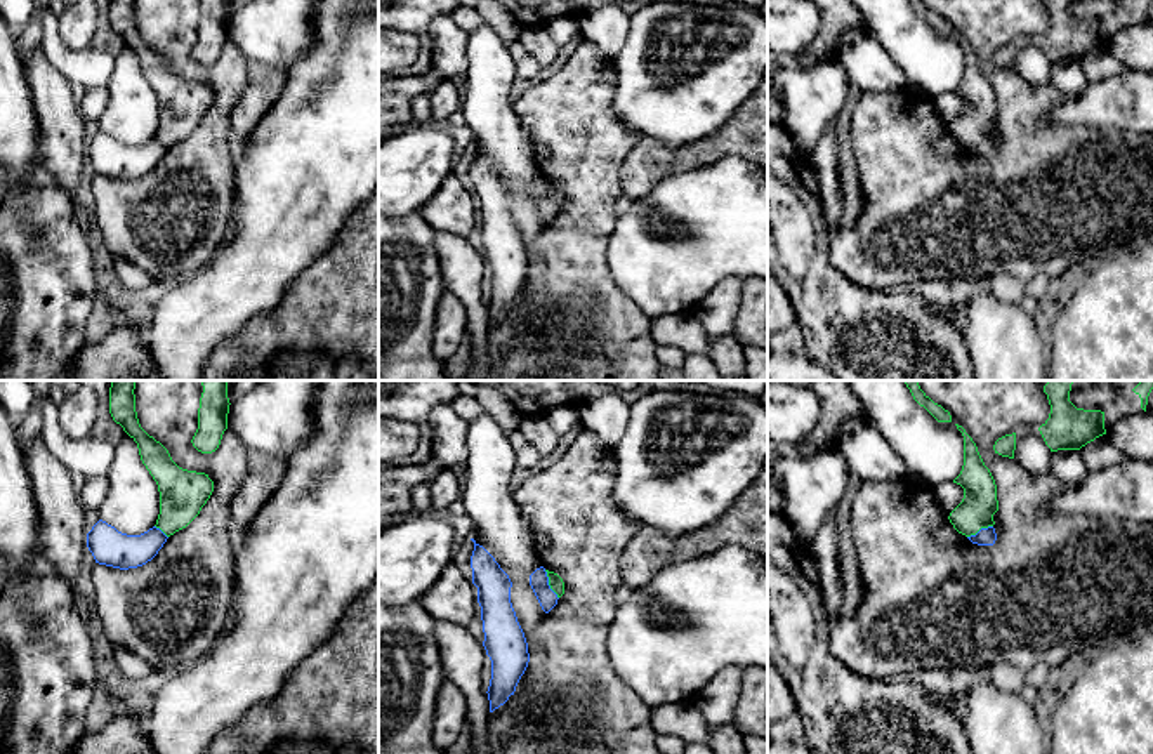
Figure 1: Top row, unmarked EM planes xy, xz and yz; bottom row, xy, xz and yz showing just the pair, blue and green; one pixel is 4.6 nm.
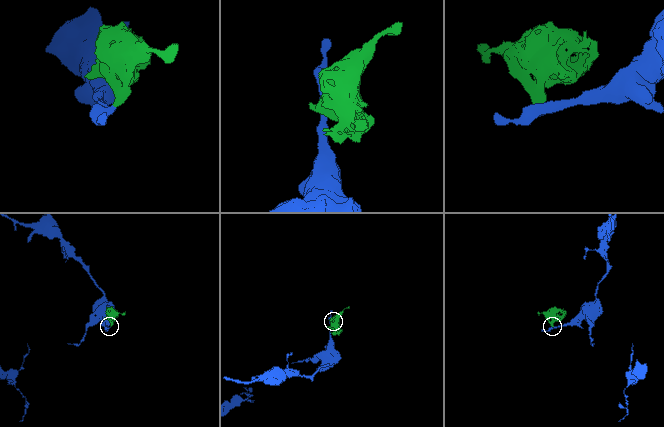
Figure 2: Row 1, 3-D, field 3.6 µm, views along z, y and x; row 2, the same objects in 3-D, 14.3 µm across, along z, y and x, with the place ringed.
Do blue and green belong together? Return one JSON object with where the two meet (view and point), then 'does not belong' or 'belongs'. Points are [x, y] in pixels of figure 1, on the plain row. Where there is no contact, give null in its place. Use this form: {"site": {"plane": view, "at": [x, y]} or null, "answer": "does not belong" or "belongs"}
{"site": {"plane": "xz", "at": [547, 195]}, "answer": "does not belong"}

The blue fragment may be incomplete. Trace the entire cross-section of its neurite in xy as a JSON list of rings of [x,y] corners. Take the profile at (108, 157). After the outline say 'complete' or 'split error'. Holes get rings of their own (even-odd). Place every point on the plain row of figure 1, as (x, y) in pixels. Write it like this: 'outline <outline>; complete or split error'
outline [[[99,130],[87,144],[87,158],[96,174],[128,181],[151,172],[167,149],[168,148],[156,137],[141,146],[127,146]]]; complete

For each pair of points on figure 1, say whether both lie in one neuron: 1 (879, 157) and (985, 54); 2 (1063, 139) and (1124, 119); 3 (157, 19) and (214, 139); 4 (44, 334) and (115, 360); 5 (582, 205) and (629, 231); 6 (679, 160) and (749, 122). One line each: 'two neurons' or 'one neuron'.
1: one neuron
2: two neurons
3: one neuron
4: two neurons
5: two neurons
6: one neuron

